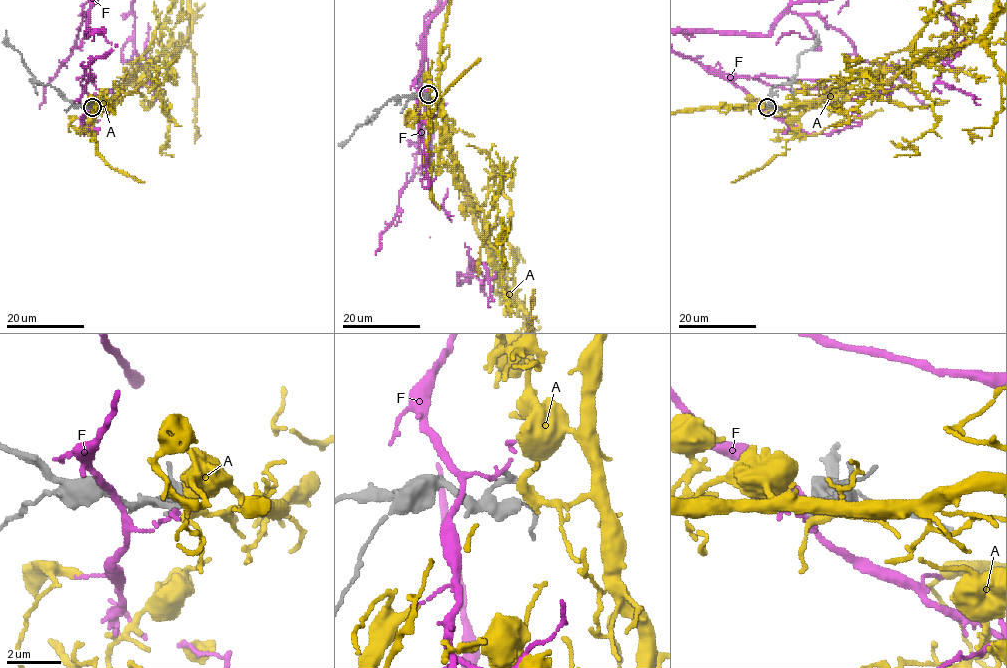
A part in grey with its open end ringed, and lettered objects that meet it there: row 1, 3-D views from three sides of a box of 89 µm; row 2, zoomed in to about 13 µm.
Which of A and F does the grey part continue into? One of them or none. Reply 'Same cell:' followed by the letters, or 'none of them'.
Same cell: A

